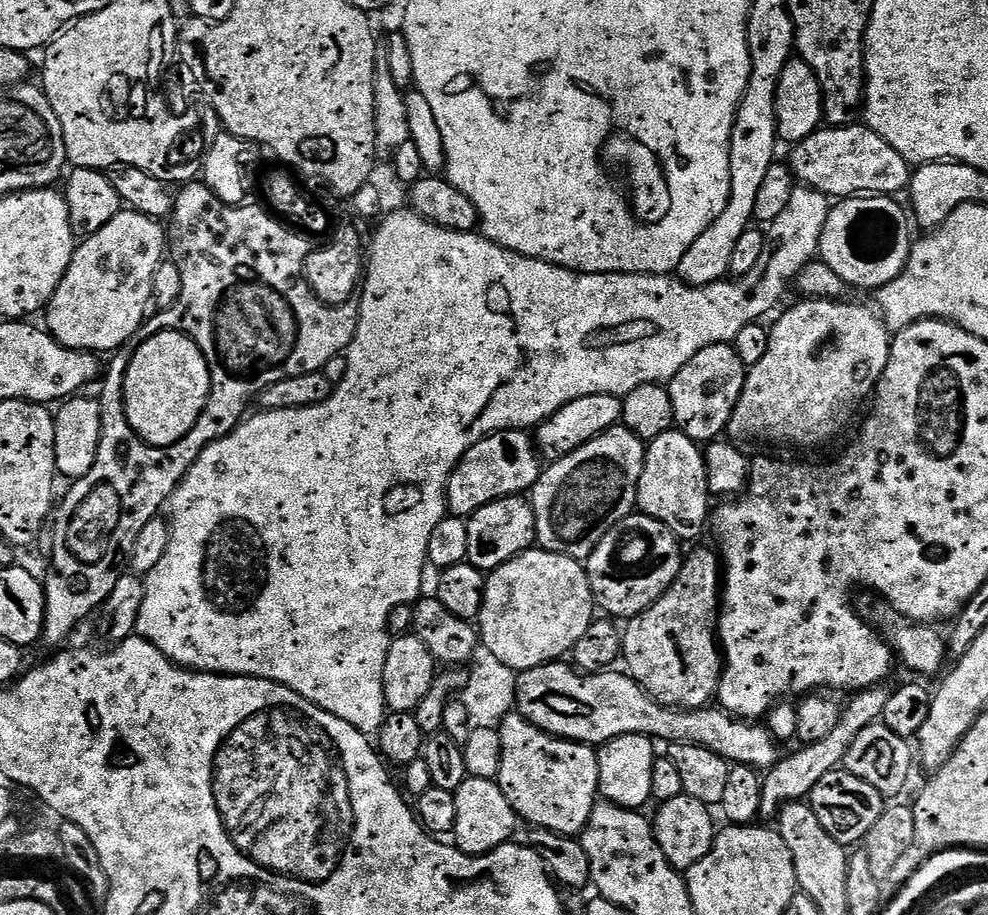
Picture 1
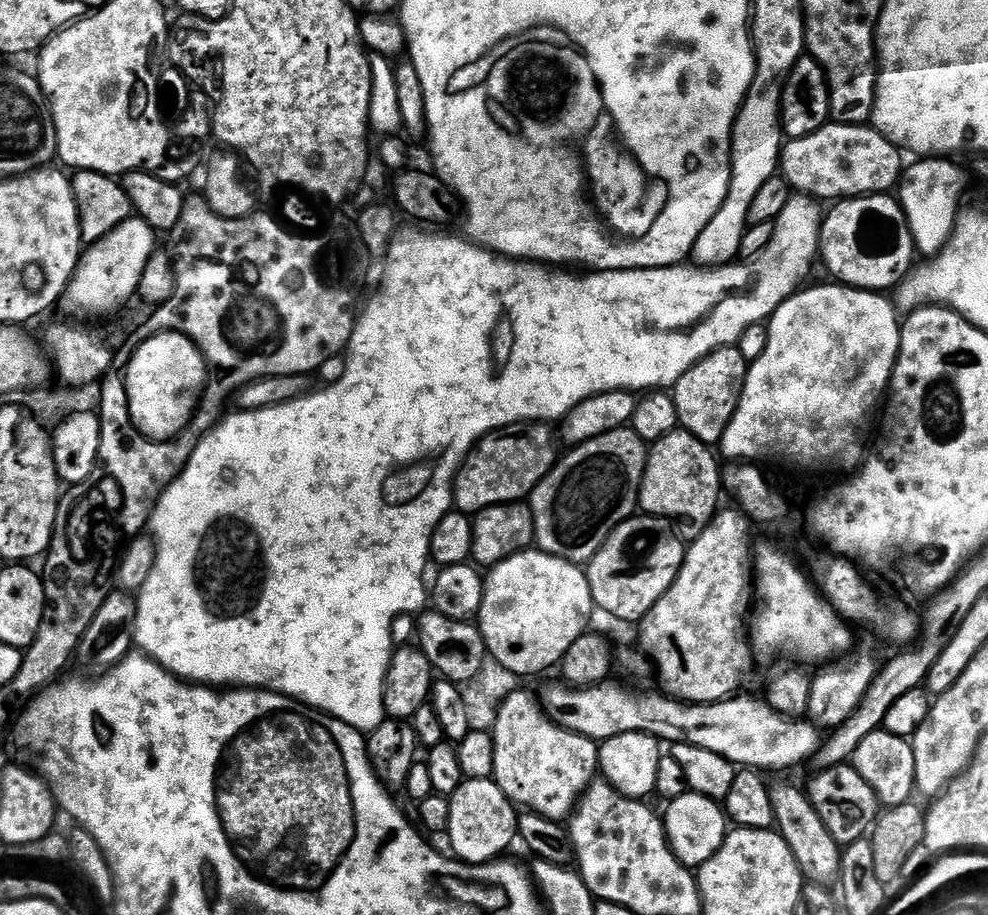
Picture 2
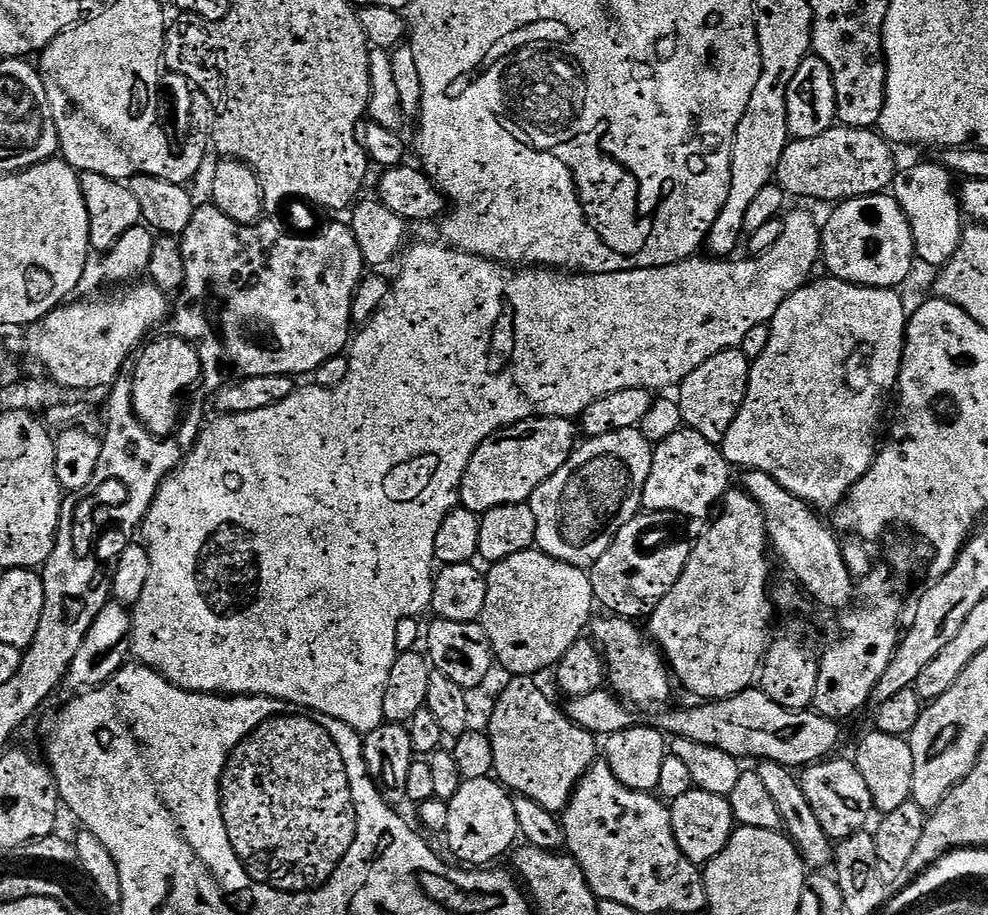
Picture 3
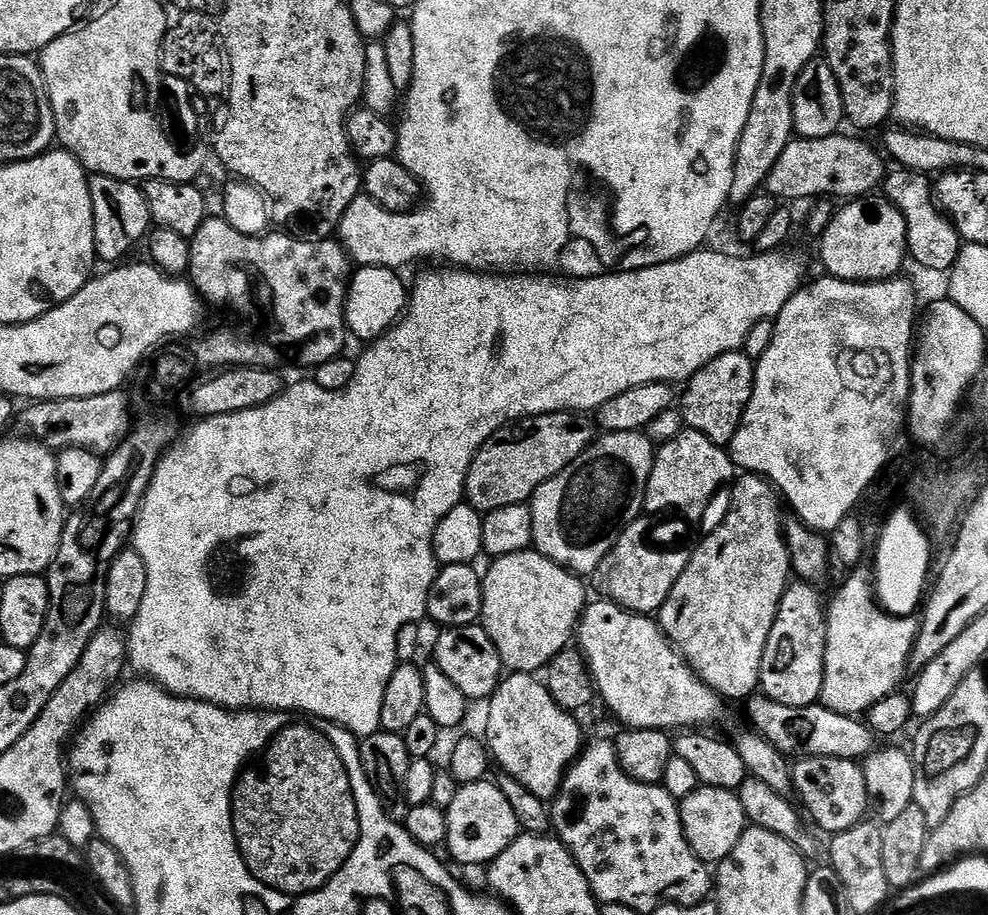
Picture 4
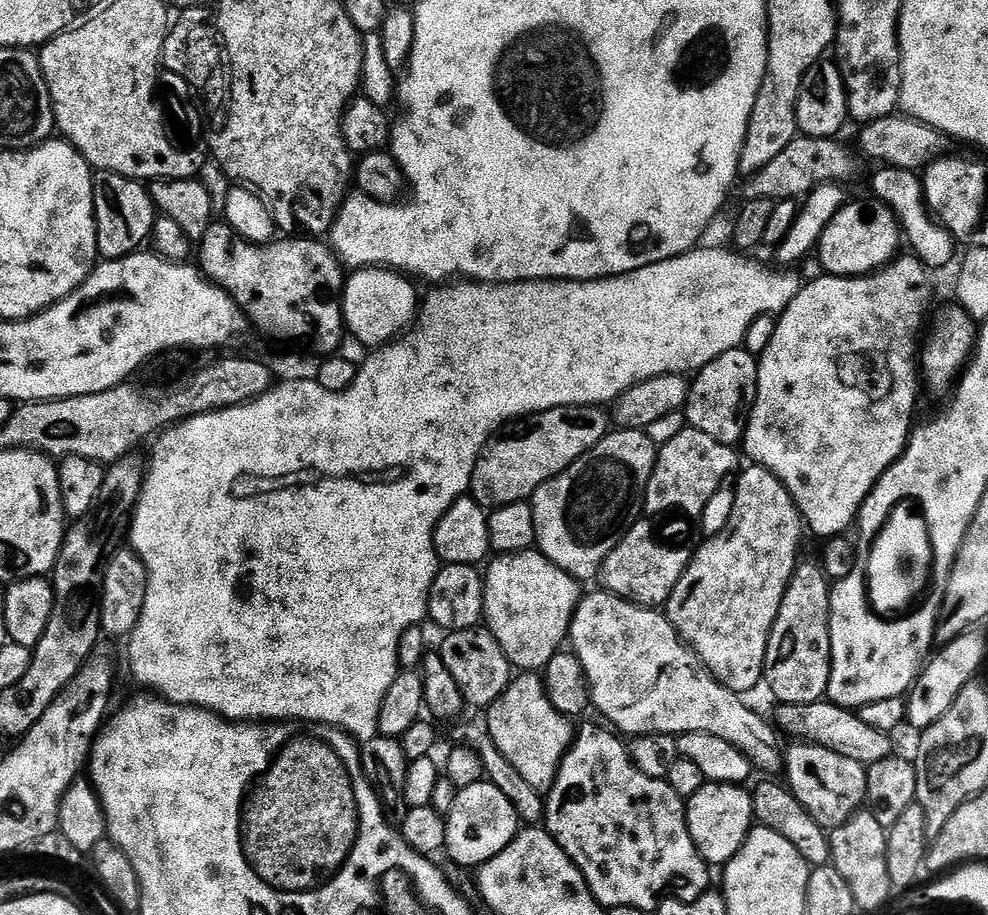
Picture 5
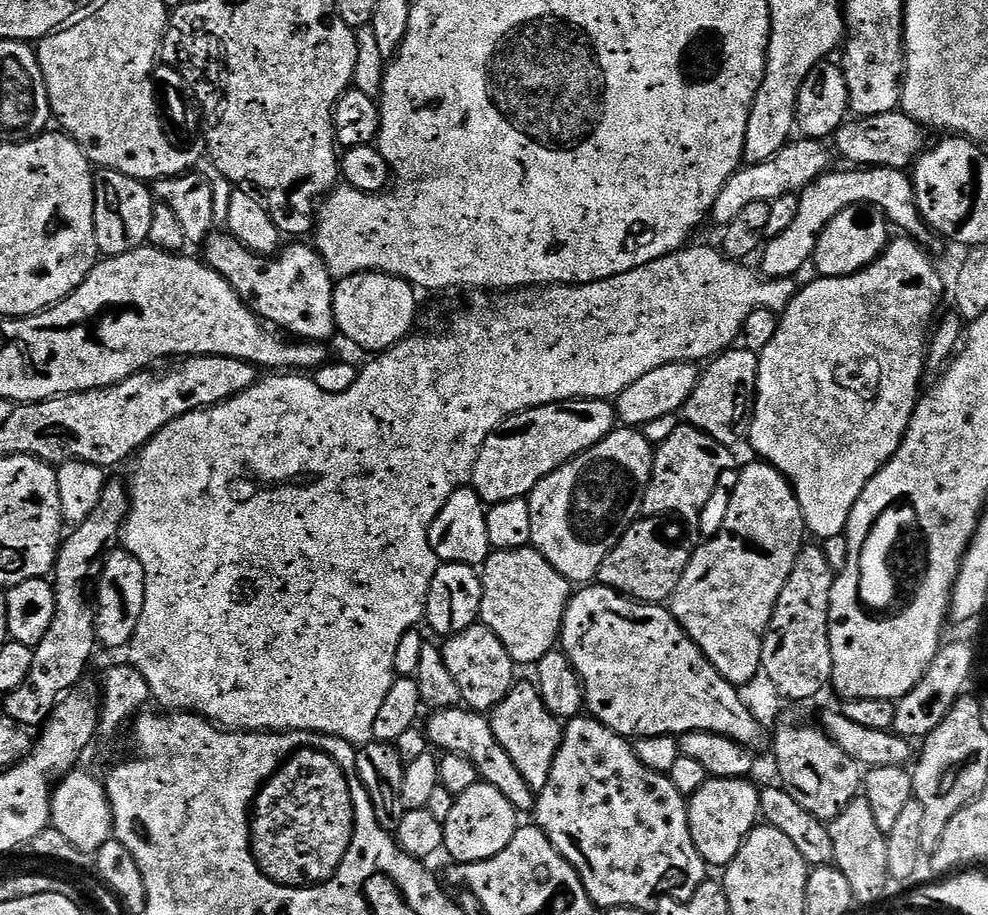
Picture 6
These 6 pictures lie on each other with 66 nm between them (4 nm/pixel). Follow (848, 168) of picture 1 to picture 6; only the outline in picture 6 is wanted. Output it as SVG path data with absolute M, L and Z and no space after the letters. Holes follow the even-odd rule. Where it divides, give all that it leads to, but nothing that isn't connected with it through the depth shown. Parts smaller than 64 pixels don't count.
M796 138L781 152L774 154L774 158L761 164L741 167L720 191L720 196L716 199L716 204L710 213L711 219L716 219L721 226L727 226L743 208L750 206L750 202L762 202L763 200L771 202L791 192L802 193L805 187L814 183L833 167L831 165L833 153L831 151L828 153L823 148L824 146L819 140Z

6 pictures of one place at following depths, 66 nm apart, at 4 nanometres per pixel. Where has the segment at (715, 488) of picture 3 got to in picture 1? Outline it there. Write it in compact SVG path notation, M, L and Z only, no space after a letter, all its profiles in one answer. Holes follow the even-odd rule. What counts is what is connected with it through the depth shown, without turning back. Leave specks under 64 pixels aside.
M679 430L663 432L658 438L647 441L642 478L638 478L636 491L636 508L643 515L662 522L677 540L687 542L706 532L713 504L708 491L704 453L697 441Z

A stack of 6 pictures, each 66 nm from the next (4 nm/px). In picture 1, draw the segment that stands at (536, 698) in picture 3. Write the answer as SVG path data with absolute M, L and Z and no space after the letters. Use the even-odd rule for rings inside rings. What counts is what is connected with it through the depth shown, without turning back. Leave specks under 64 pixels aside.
M513 710L498 729L502 738L502 770L498 783L517 817L532 828L579 837L600 796L600 757L590 744L578 744L535 728Z

